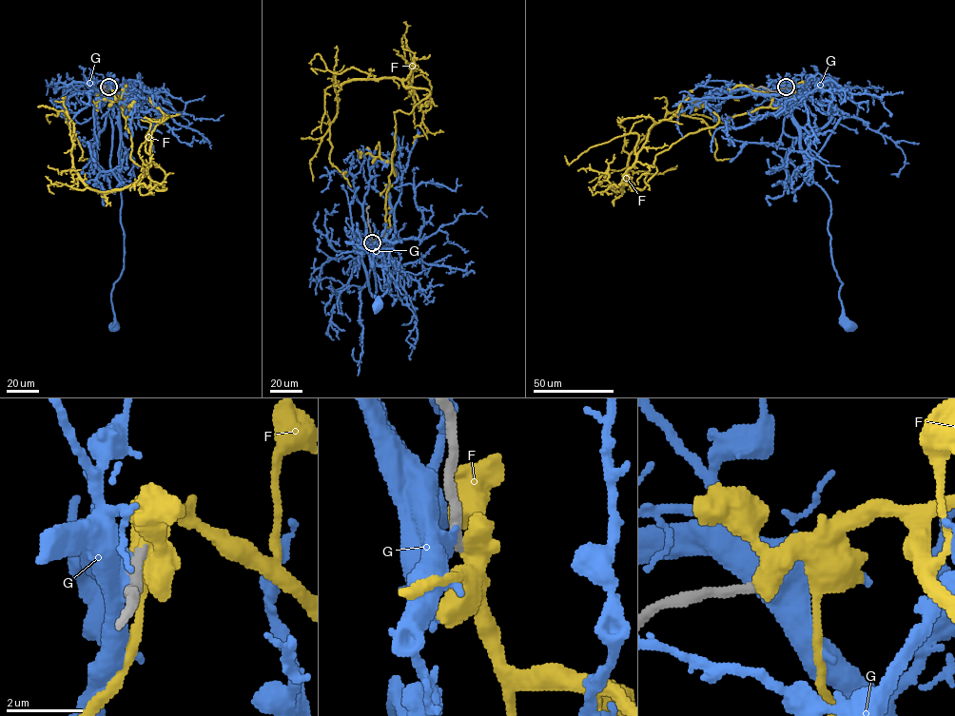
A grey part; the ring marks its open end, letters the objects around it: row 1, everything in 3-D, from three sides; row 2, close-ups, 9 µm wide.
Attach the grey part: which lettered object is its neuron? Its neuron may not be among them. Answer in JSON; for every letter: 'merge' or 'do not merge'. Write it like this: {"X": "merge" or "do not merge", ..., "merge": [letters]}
{"F": "merge", "G": "do not merge", "merge": ["F"]}

